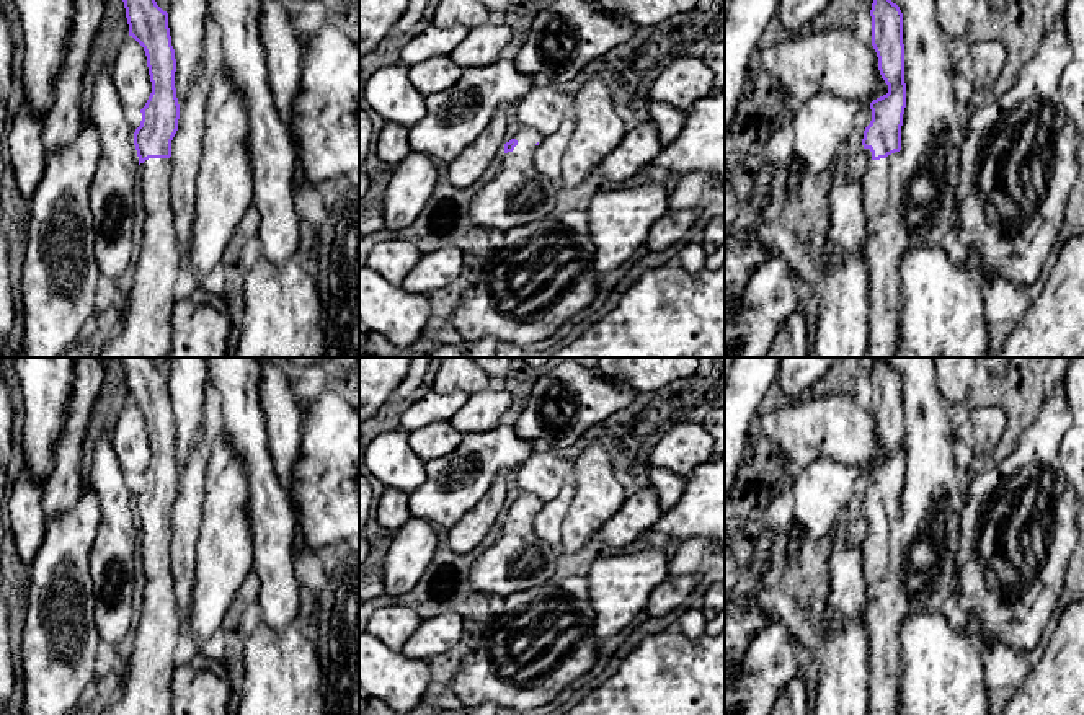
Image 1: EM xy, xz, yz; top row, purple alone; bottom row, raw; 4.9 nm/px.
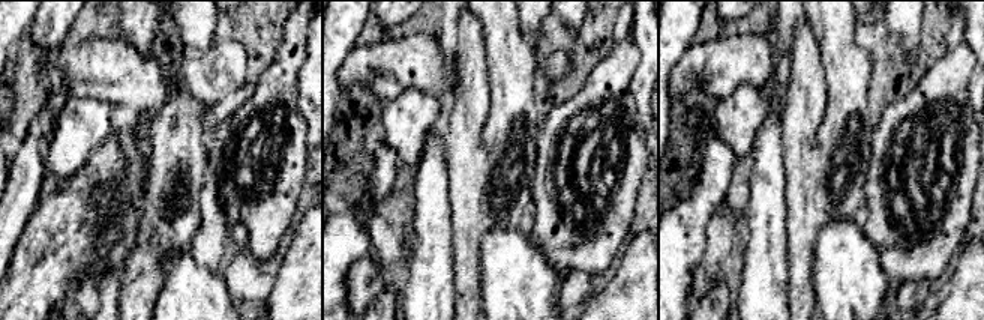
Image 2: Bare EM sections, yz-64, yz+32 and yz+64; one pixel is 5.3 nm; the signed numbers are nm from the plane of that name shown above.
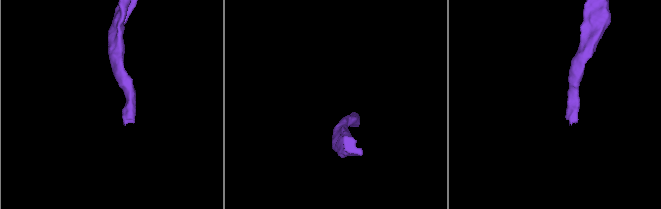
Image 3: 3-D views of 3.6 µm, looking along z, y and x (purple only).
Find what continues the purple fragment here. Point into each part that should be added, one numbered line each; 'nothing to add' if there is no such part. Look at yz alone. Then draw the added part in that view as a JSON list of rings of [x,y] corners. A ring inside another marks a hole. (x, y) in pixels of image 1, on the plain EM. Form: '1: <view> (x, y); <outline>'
1: yz (910, 567); [[[883,358],[903,379],[906,473],[901,491],[901,516],[873,526],[870,514],[864,539],[864,580],[867,584],[865,628],[869,642],[869,715],[901,713],[901,622],[917,612],[942,612],[945,601],[957,594],[955,555],[960,544],[963,495],[957,478],[953,429],[948,403],[937,387],[935,358]]]

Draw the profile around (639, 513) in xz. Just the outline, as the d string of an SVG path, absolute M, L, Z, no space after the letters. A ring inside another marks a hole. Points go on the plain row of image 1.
M650 467L650 485L625 498L622 508L593 539L622 548L651 531L664 511L669 511L686 490L686 477L668 469Z

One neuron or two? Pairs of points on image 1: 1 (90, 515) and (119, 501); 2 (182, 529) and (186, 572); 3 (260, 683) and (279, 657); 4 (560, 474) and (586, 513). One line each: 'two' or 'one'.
1: two
2: one
3: one
4: two

